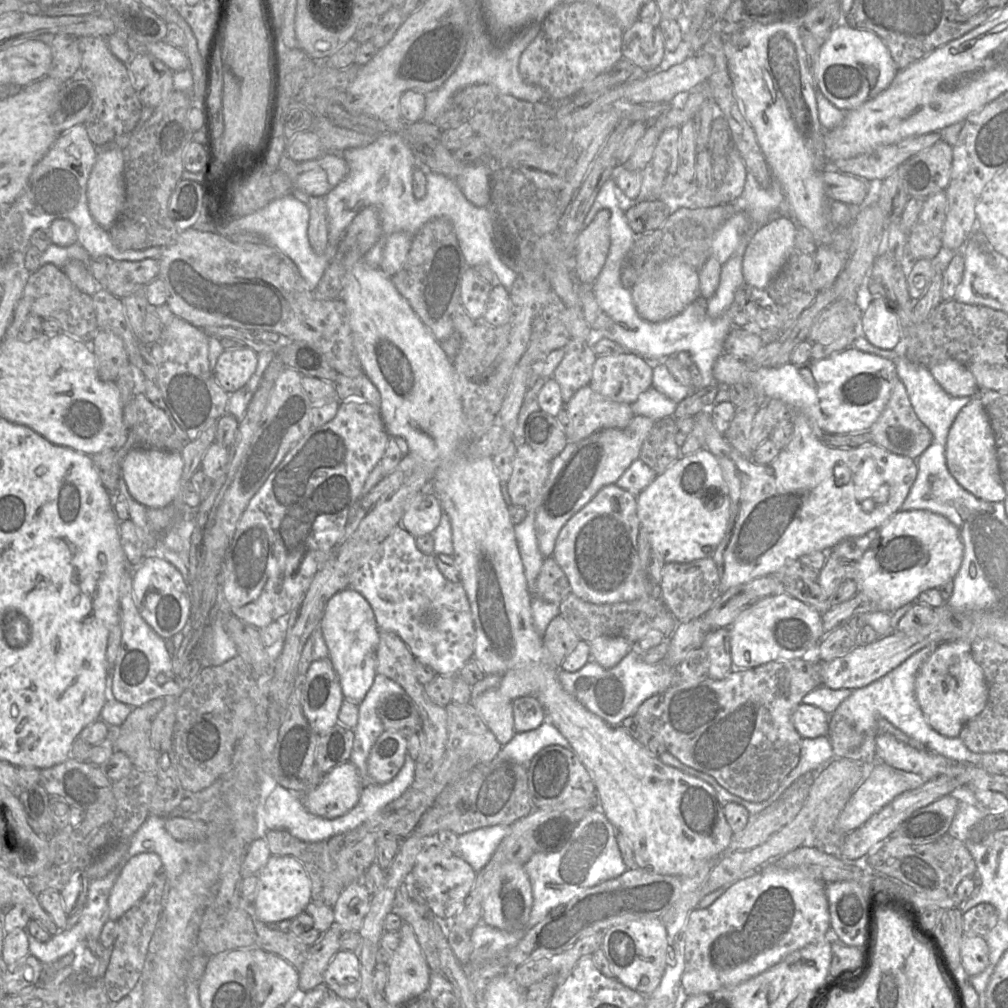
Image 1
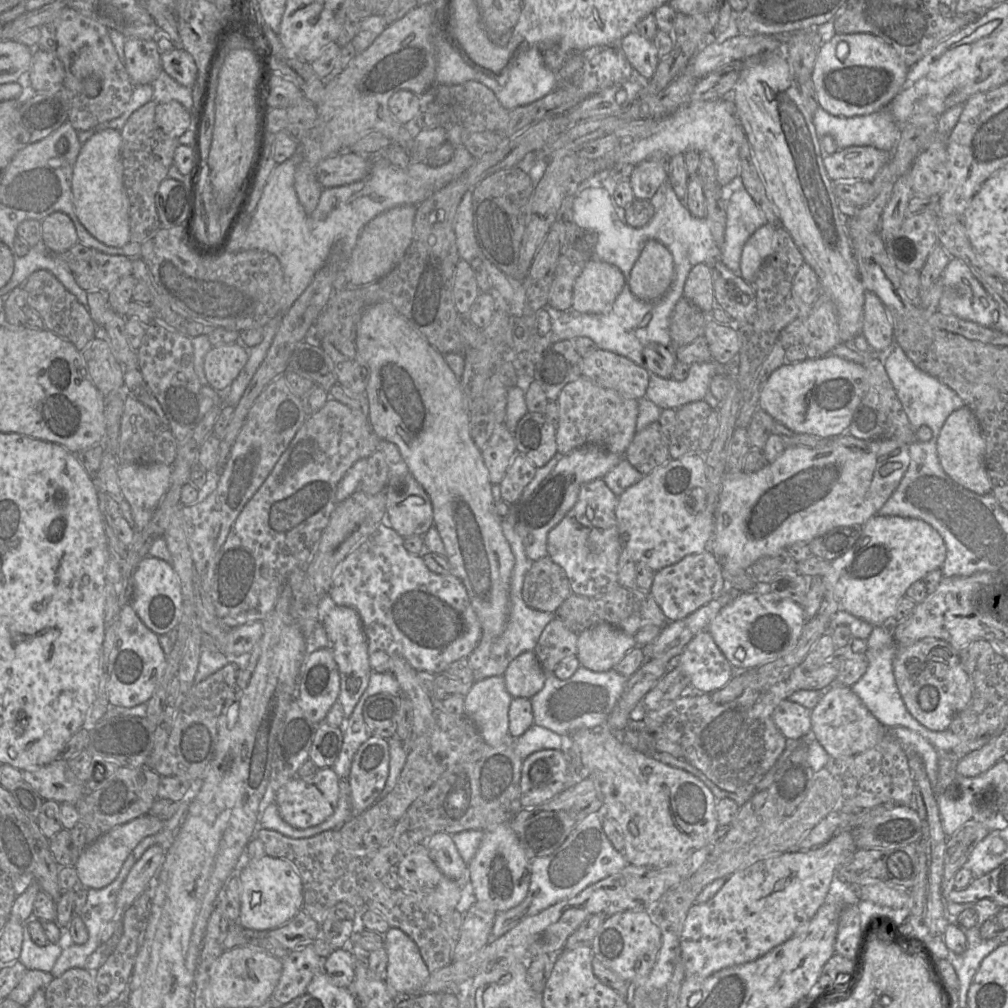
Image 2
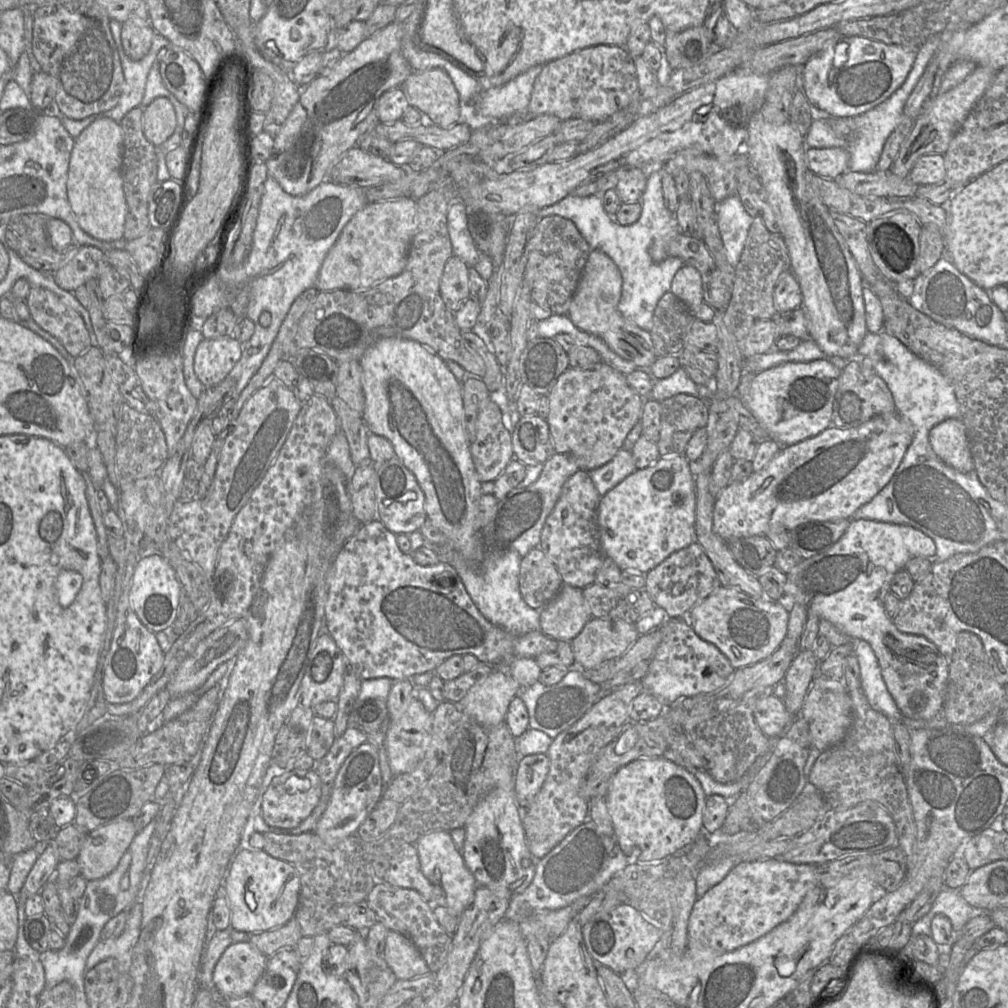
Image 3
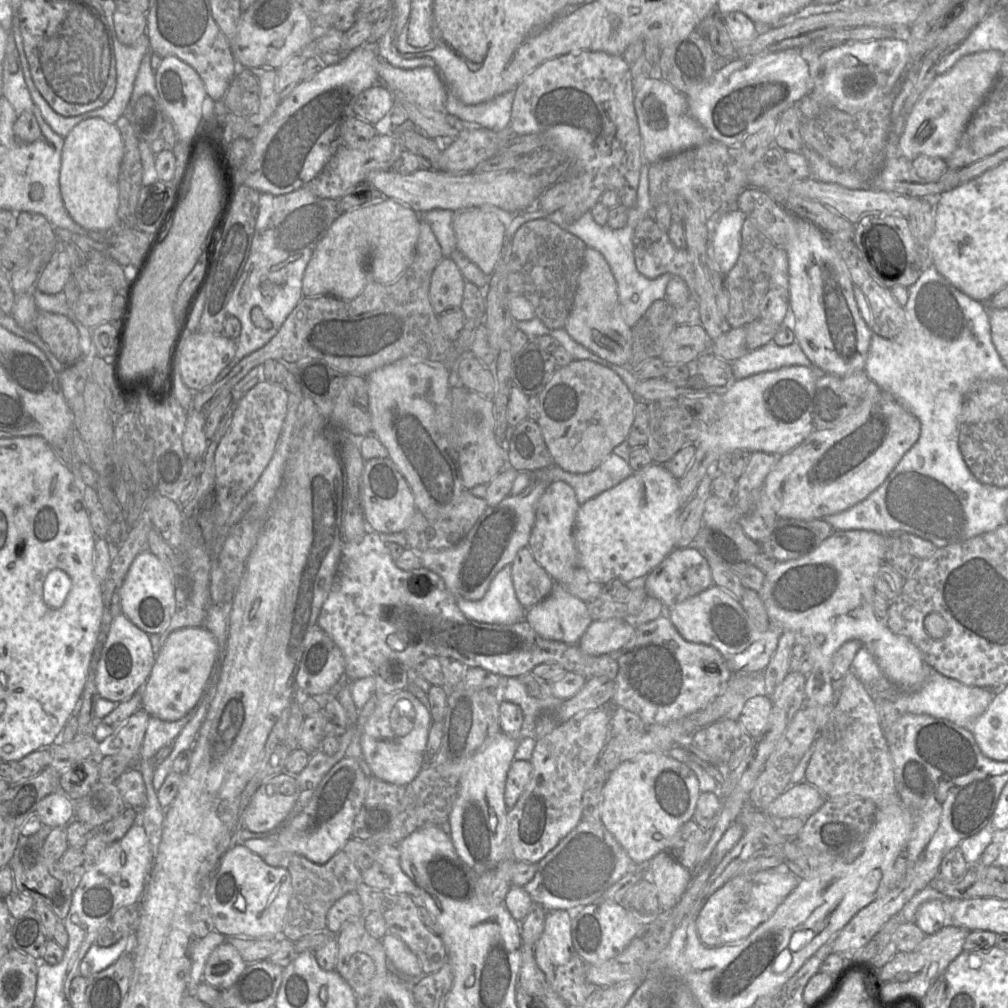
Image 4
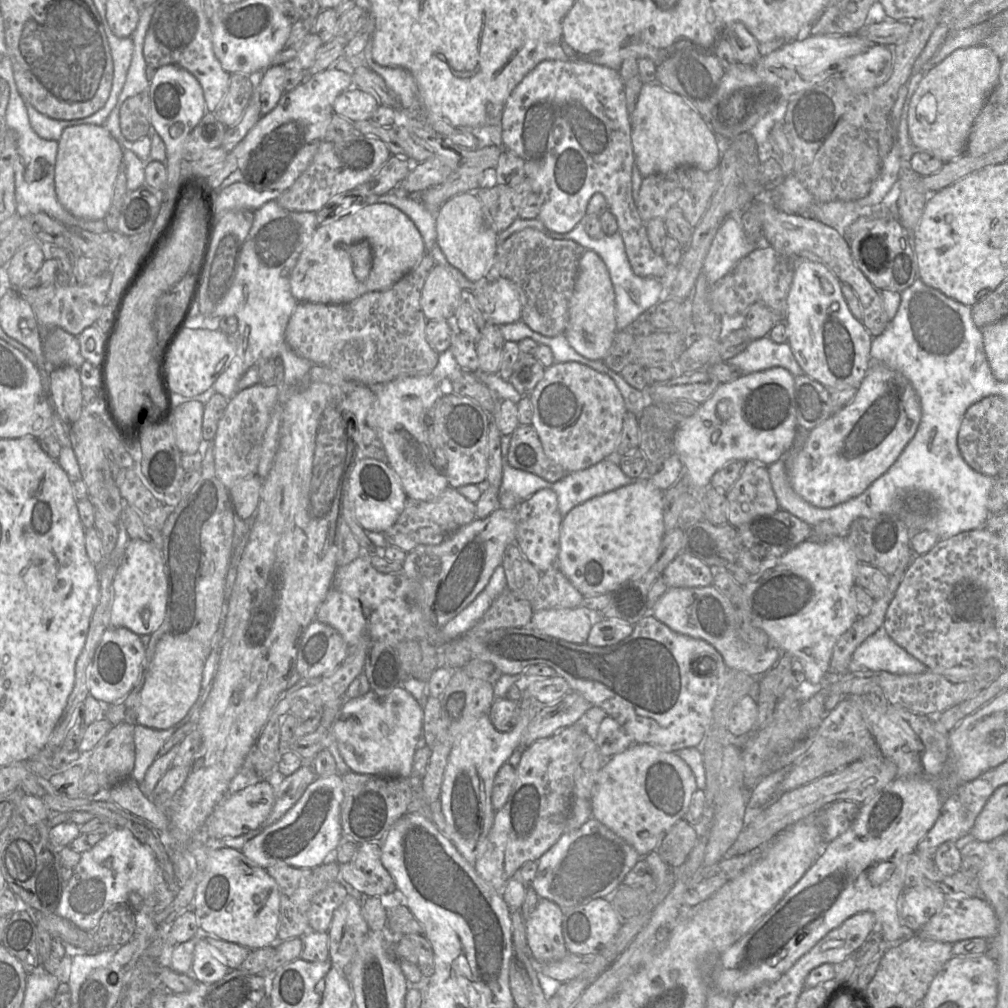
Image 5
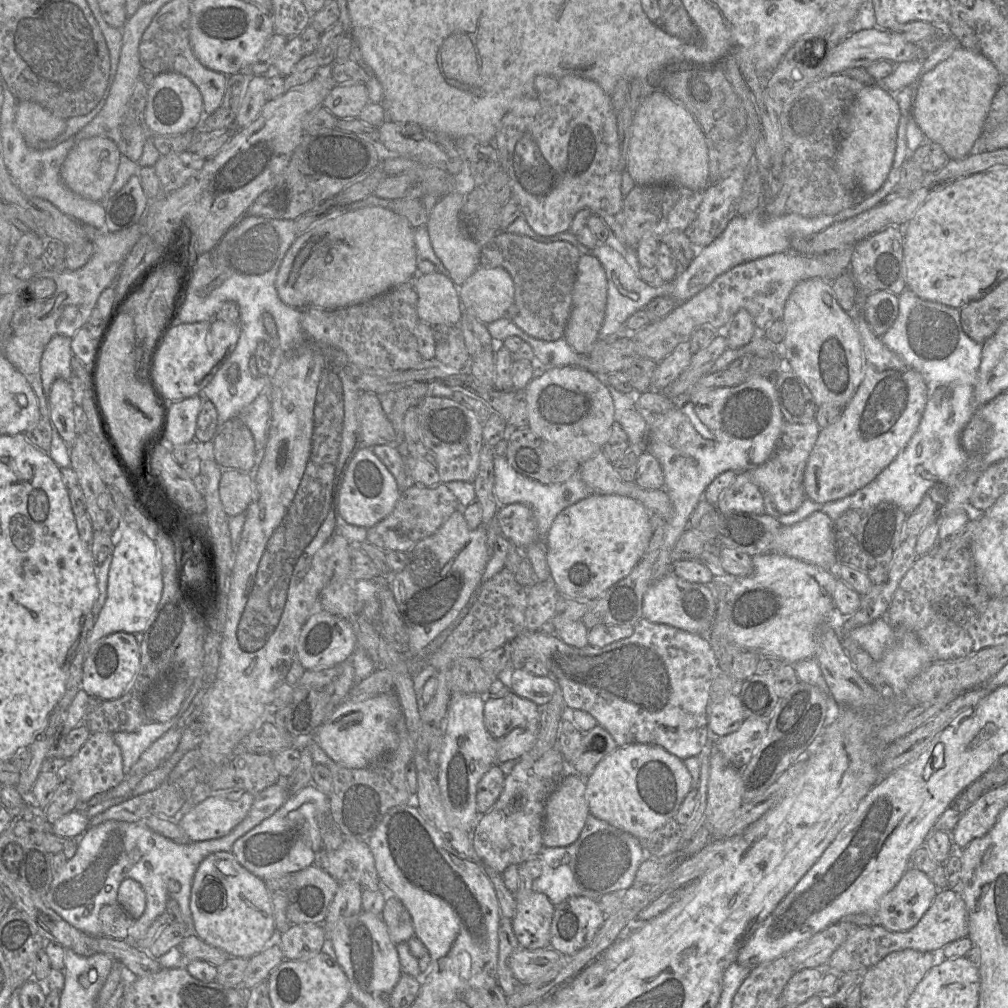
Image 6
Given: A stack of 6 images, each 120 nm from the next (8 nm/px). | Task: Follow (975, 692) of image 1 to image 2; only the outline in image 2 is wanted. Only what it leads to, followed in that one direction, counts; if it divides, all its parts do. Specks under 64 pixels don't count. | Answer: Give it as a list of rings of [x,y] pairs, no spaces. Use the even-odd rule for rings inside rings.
[[[923,639],[910,645],[896,646],[893,672],[907,710],[928,729],[949,729],[953,717],[971,700],[972,683],[961,664],[960,653],[943,640]]]

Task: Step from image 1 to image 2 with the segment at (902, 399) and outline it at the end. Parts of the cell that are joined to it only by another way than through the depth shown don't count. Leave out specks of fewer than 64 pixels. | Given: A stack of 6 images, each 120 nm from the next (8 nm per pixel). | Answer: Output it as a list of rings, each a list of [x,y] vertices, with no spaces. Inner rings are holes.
[[[870,358],[862,365],[867,374],[866,391],[853,413],[846,433],[862,440],[893,440],[908,446],[915,442],[929,441],[932,437],[929,427],[915,428],[910,423],[887,375],[884,363],[877,358]]]

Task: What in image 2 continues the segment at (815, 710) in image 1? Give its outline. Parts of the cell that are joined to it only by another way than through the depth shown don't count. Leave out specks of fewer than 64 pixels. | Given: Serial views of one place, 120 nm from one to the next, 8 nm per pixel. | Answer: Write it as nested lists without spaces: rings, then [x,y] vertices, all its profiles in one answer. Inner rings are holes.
[[[782,700],[774,709],[772,719],[786,739],[811,736],[810,710],[789,700]]]

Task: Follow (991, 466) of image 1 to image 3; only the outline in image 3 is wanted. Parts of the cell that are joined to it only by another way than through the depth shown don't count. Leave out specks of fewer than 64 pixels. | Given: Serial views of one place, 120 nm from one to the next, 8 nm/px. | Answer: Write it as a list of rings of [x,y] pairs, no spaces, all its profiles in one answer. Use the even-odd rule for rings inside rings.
[[[950,418],[936,425],[929,433],[936,455],[950,467],[963,472],[974,471],[966,428],[960,418]]]

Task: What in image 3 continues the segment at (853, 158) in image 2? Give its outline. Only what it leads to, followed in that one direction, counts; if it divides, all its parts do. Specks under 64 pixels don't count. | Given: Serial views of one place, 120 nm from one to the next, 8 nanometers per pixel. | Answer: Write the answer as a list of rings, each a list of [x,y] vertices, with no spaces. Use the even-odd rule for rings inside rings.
[[[844,147],[829,149],[808,148],[809,169],[817,176],[837,180],[849,171],[850,154]]]

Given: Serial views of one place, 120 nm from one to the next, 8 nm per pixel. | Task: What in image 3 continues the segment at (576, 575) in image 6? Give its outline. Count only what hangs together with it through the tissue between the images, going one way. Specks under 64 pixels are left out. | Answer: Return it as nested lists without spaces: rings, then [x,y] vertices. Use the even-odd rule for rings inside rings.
[[[684,454],[671,457],[661,457],[650,467],[643,470],[635,470],[633,474],[628,476],[615,488],[607,492],[601,497],[598,507],[598,527],[600,531],[600,546],[602,553],[605,557],[611,558],[622,571],[634,571],[643,574],[647,574],[670,555],[678,552],[692,543],[696,542],[695,532],[696,522],[696,487],[695,487],[695,476],[691,470],[691,464]]]

